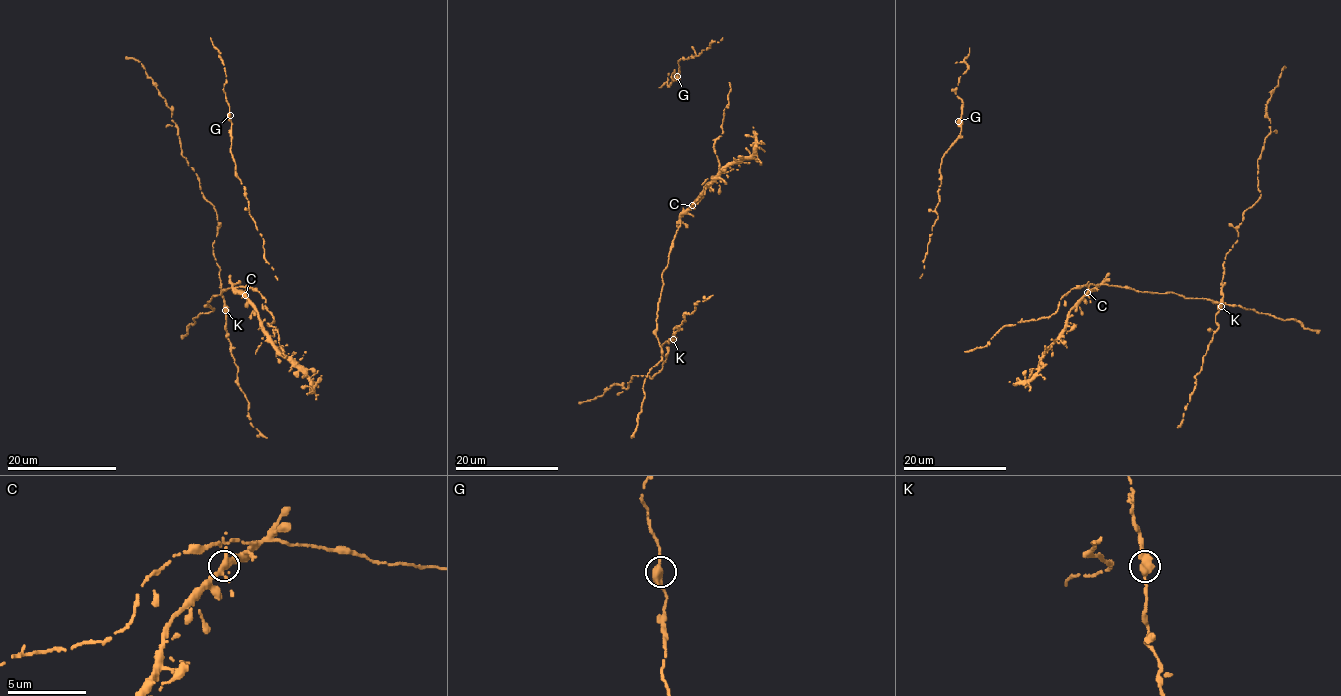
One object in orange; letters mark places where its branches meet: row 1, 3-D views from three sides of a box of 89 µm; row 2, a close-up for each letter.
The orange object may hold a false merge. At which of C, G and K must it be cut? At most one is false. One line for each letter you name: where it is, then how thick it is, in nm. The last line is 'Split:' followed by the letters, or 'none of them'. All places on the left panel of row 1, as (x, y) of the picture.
Split: none of them

